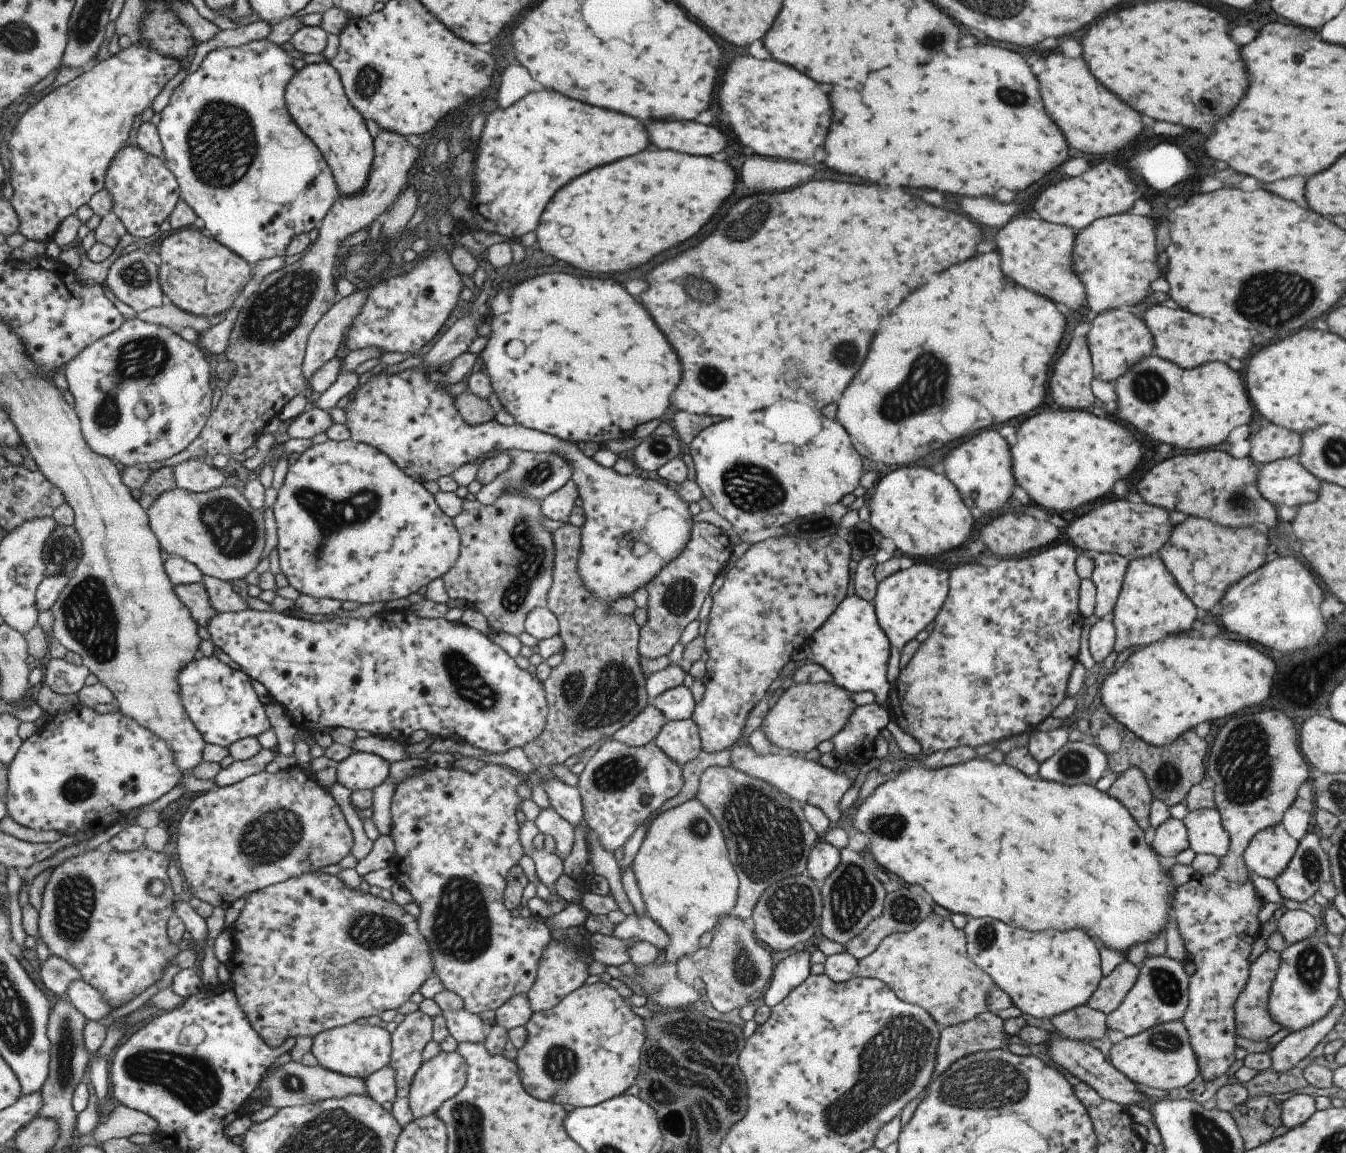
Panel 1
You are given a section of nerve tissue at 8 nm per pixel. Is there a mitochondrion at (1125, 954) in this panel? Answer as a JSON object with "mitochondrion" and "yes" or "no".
{"mitochondrion":"no"}

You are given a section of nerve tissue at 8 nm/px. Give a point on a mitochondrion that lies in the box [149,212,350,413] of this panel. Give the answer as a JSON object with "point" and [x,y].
{"point":[278,310]}

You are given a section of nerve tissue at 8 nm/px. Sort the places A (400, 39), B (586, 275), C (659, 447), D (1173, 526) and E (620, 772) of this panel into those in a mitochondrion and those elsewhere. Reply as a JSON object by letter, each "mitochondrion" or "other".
{"A":"other","B":"other","C":"mitochondrion","D":"other","E":"mitochondrion"}

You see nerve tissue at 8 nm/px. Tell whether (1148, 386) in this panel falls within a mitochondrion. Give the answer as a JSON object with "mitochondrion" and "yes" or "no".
{"mitochondrion":"yes"}

